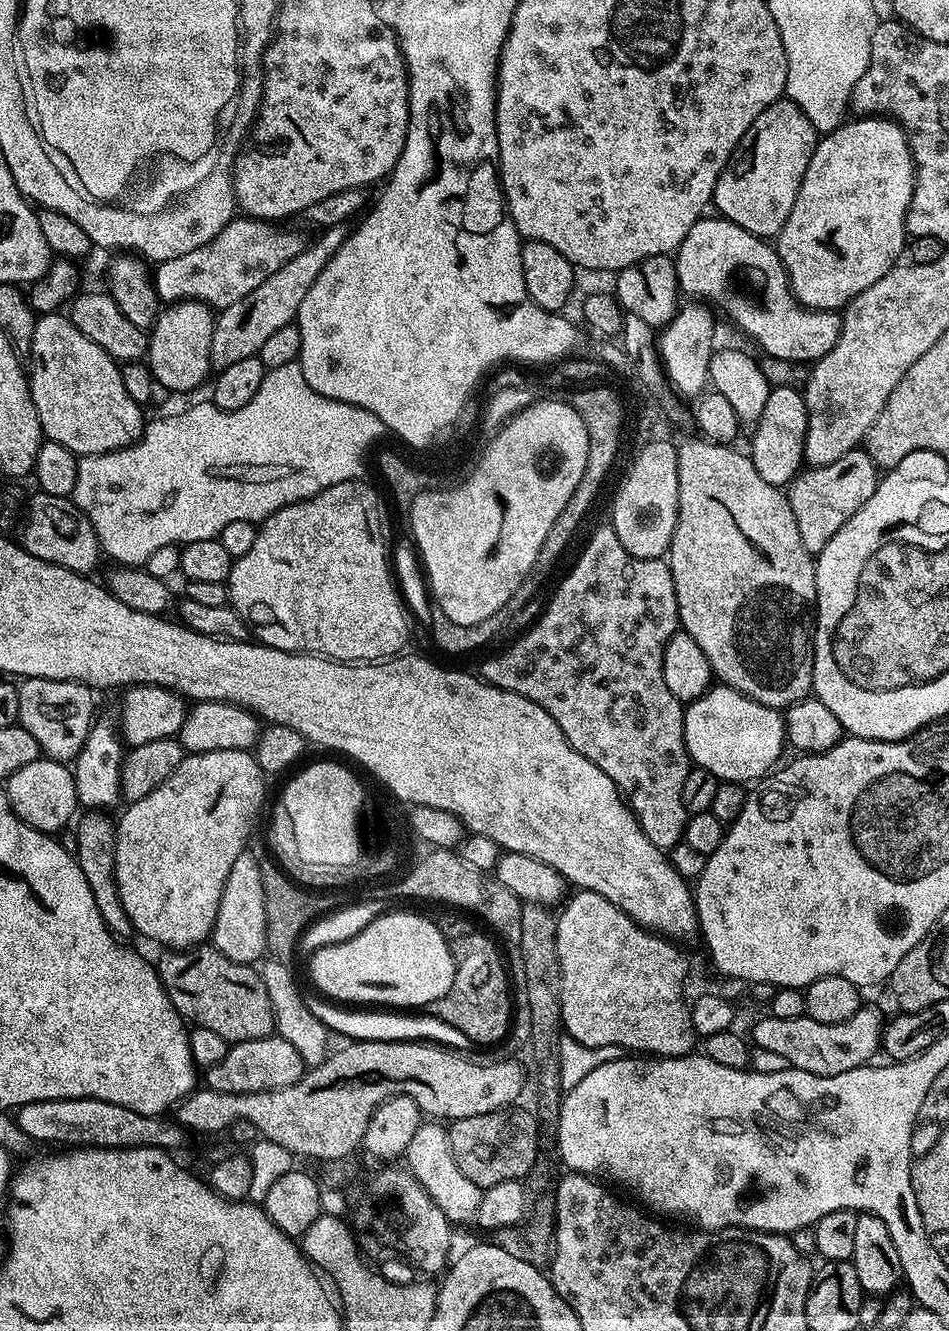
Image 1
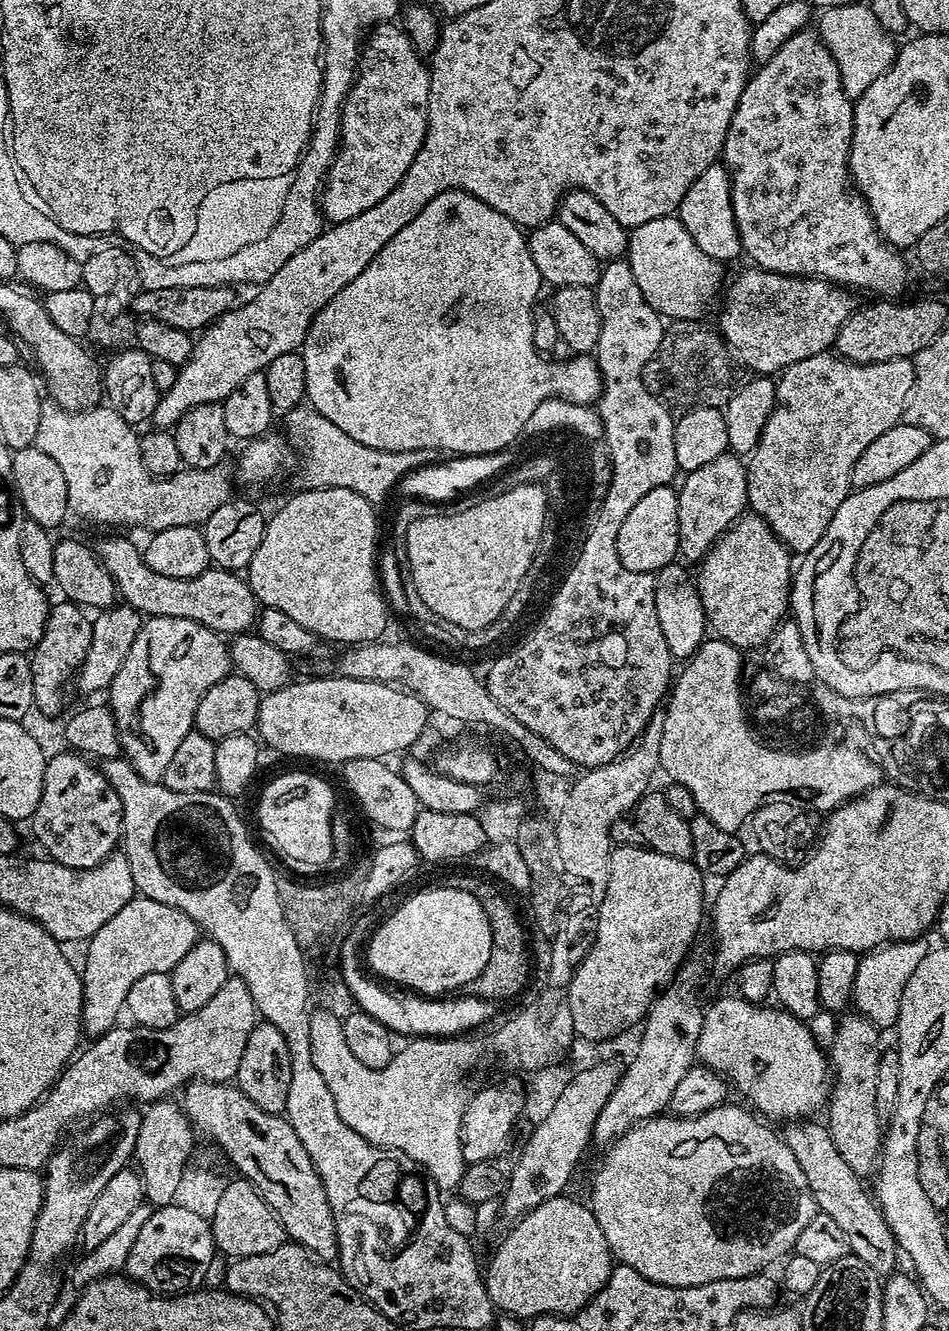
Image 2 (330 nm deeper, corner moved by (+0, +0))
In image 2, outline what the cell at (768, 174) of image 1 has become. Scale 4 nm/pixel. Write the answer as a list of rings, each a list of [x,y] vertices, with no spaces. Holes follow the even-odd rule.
[[[723,163],[711,164],[698,177],[698,182],[686,190],[686,198],[682,198],[678,215],[686,230],[690,230],[690,238],[698,242],[698,250],[721,262],[741,259],[740,231],[732,209],[732,182]]]

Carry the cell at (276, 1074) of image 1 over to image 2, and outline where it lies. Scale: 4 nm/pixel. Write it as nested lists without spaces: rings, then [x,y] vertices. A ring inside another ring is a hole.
[[[172,1098],[157,1100],[152,1108],[140,1120],[140,1133],[136,1139],[135,1163],[144,1178],[144,1195],[152,1206],[173,1203],[179,1179],[189,1163],[188,1155],[192,1152],[192,1132],[194,1125],[184,1113],[183,1107]]]

